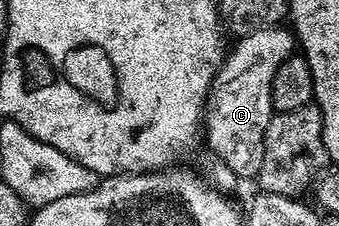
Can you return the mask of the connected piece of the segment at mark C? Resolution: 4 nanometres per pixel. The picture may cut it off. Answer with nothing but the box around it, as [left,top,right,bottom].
[204,25,296,181]

